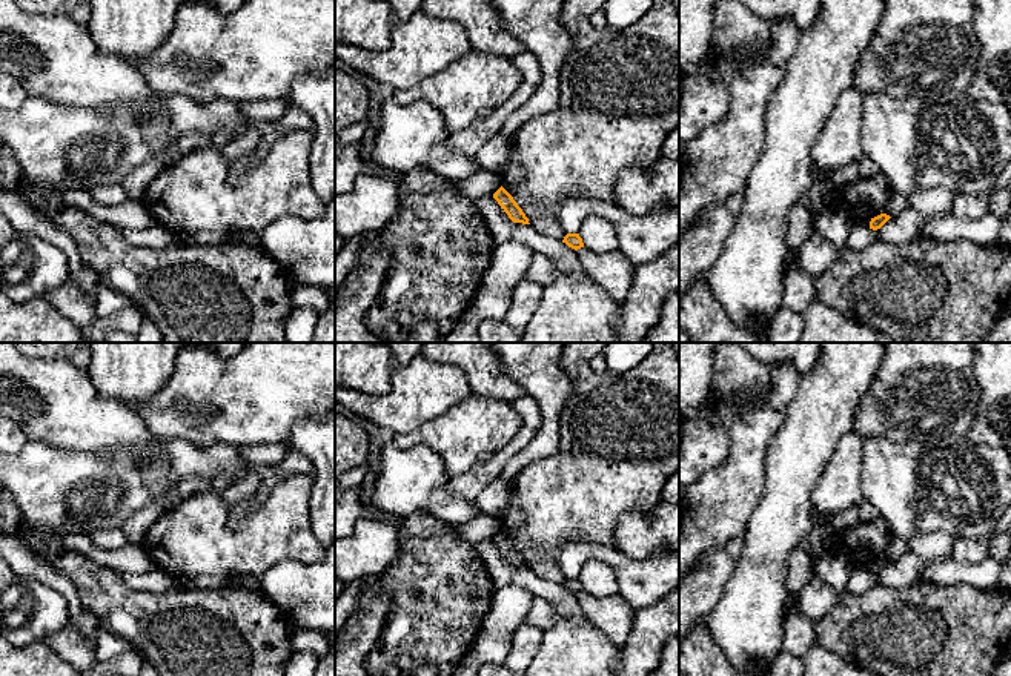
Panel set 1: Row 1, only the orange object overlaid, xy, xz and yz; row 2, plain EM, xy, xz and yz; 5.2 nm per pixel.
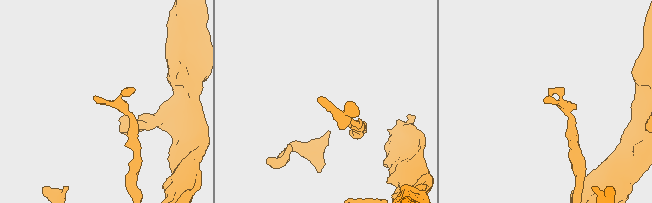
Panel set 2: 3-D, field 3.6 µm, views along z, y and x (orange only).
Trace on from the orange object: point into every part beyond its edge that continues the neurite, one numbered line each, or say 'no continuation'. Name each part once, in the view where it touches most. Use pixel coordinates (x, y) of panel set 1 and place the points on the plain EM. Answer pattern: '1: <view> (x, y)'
no continuation

